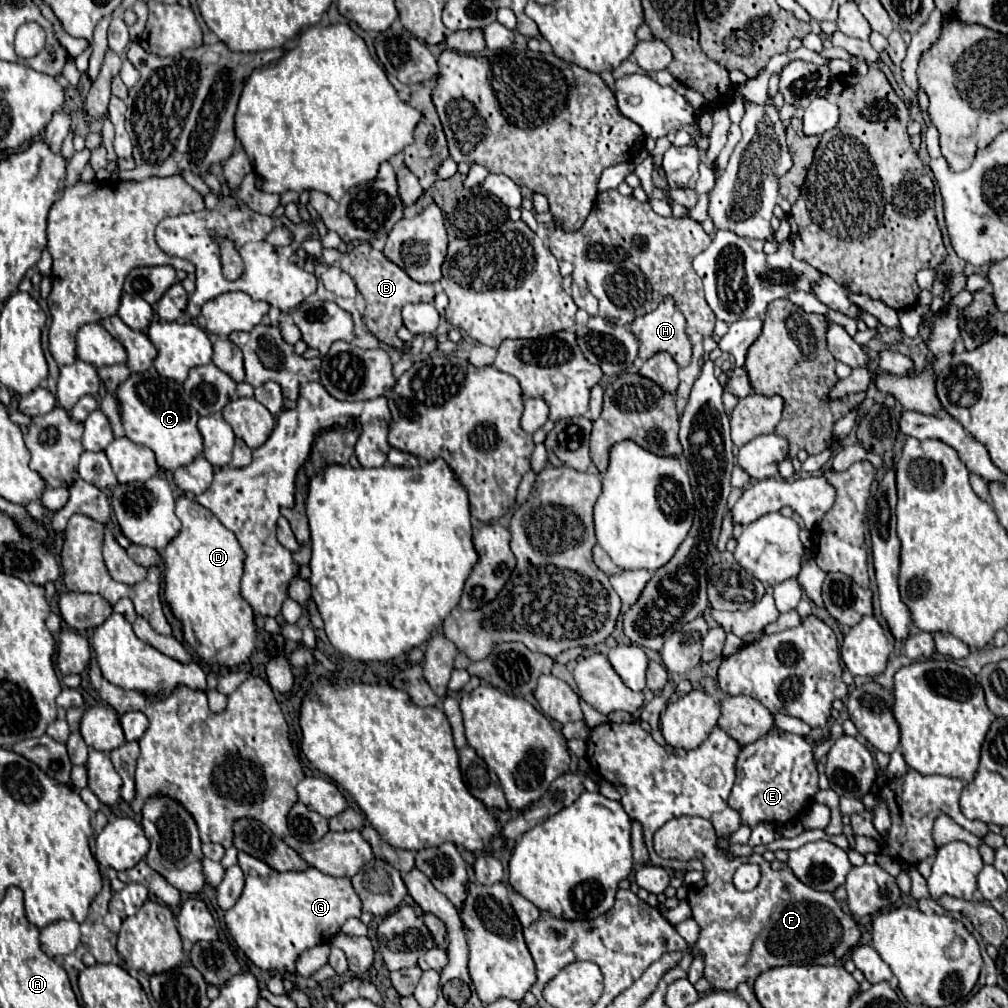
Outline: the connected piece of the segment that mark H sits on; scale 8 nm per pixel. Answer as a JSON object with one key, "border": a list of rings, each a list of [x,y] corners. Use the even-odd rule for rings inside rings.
{"border":[[[664,296],[656,310],[636,318],[632,332],[640,340],[640,358],[668,352],[678,366],[690,364],[692,344],[686,336],[686,320],[672,296]]]}

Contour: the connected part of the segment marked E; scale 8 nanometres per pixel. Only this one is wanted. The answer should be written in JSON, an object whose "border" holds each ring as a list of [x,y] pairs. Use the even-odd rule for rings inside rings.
{"border":[[[772,730],[768,736],[742,748],[736,762],[736,782],[728,796],[728,806],[740,814],[744,826],[770,822],[784,826],[802,816],[814,800],[818,788],[818,770],[812,762],[812,746],[796,734]]]}

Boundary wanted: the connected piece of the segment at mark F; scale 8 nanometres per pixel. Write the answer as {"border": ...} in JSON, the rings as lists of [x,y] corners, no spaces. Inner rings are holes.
{"border":[[[680,816],[680,818],[668,820],[668,822],[666,822],[664,826],[660,826],[660,830],[656,830],[656,834],[654,834],[654,850],[656,850],[658,856],[692,856],[692,858],[702,860],[702,864],[704,864],[704,878],[702,878],[696,886],[690,886],[690,890],[688,890],[688,904],[690,904],[690,908],[692,908],[692,918],[700,924],[700,938],[698,938],[698,942],[696,942],[696,946],[694,946],[694,952],[704,952],[704,962],[706,962],[704,978],[706,978],[716,990],[734,992],[736,986],[738,986],[740,982],[746,982],[748,986],[752,986],[754,980],[760,976],[760,972],[766,972],[768,968],[776,968],[776,966],[788,966],[788,964],[820,964],[820,966],[830,966],[830,964],[836,964],[836,962],[842,960],[842,958],[860,942],[860,938],[862,938],[862,932],[858,930],[856,920],[854,920],[852,916],[848,916],[848,914],[842,910],[840,902],[838,902],[830,892],[812,890],[810,886],[802,884],[788,868],[772,870],[770,864],[768,864],[762,856],[758,856],[758,854],[752,854],[750,858],[738,856],[738,858],[734,858],[734,860],[726,860],[726,850],[718,850],[718,842],[716,842],[714,828],[712,828],[712,824],[710,824],[708,820],[704,820],[704,818],[698,818],[698,816]],[[748,860],[756,860],[756,862],[758,862],[760,872],[762,872],[762,878],[760,878],[760,882],[758,882],[758,886],[756,886],[754,890],[750,890],[750,892],[740,892],[740,890],[732,884],[732,876],[734,876],[736,868],[738,868],[740,864],[748,862]]]}

